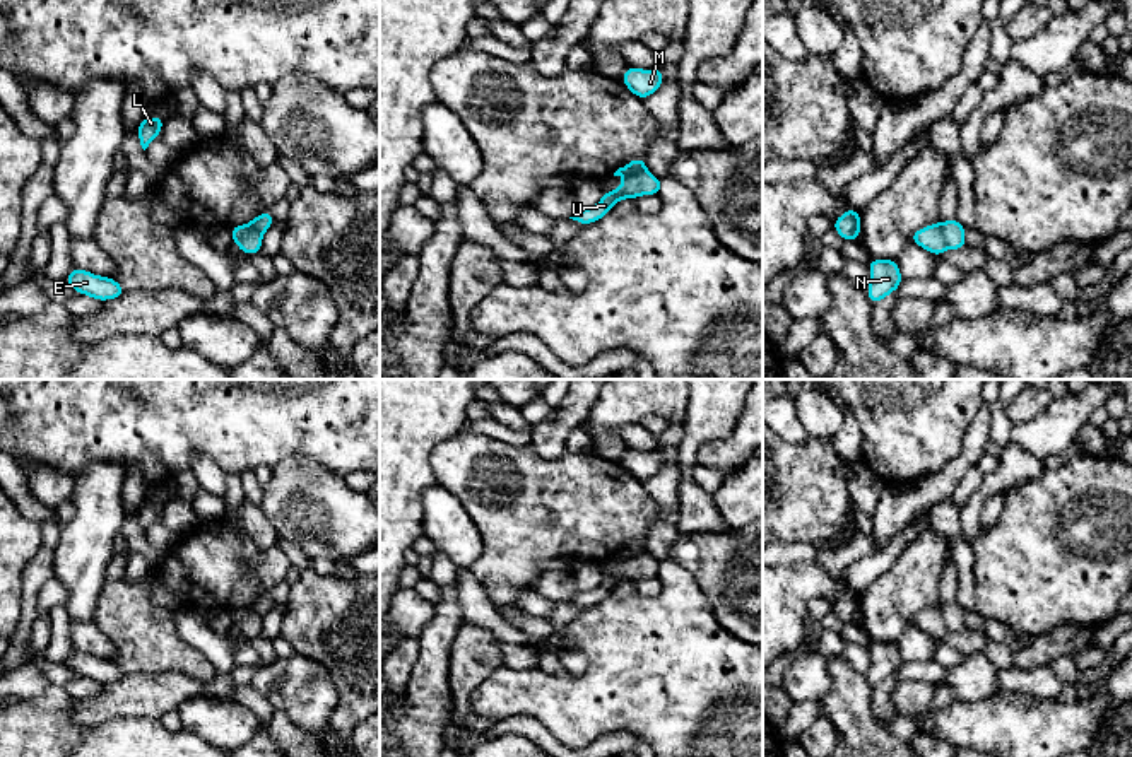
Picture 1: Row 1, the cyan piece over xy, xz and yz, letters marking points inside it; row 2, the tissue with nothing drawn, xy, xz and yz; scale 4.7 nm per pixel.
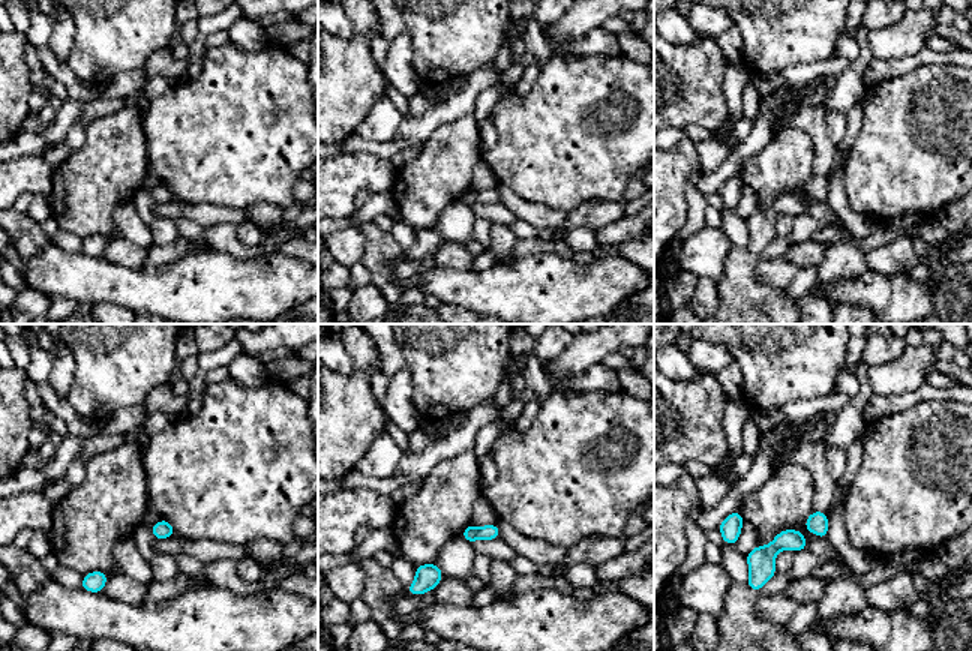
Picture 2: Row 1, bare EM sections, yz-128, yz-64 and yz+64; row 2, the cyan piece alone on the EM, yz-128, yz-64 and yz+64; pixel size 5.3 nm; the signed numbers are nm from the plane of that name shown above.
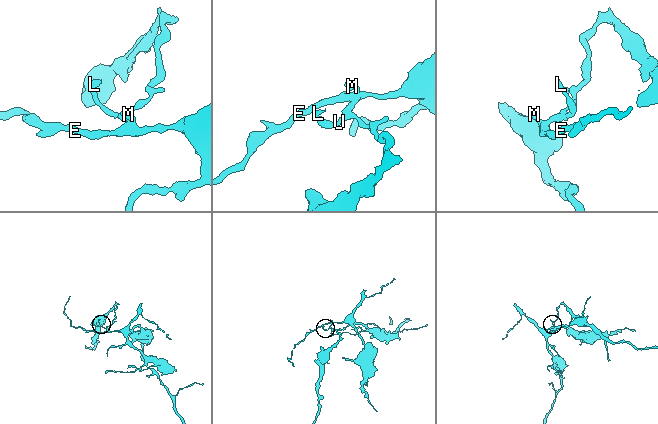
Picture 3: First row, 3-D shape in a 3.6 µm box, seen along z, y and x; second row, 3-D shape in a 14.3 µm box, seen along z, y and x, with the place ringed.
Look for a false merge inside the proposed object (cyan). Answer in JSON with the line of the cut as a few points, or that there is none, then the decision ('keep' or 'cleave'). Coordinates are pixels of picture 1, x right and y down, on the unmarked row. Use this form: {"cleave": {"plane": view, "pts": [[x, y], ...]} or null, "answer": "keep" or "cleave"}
{"cleave": {"plane": "yz", "pts": [[939, 605], [948, 629]]}, "answer": "cleave"}

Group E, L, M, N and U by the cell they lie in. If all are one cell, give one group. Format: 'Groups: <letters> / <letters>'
Groups: E M N / L U

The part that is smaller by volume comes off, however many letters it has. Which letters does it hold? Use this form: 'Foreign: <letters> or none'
Foreign: L, U

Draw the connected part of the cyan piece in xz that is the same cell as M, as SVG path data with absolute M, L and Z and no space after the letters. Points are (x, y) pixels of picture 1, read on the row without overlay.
M629 448L621 463L636 480L646 482L662 470L663 455L660 451L641 453Z

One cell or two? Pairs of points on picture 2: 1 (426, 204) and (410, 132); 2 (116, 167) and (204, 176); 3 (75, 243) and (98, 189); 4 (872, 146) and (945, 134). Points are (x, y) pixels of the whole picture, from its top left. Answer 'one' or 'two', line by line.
1: two
2: two
3: two
4: one

